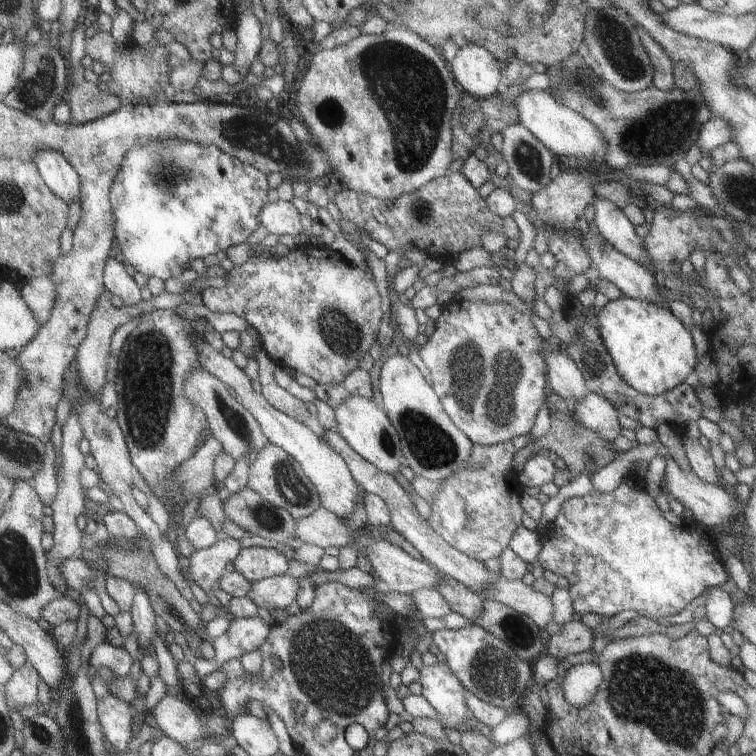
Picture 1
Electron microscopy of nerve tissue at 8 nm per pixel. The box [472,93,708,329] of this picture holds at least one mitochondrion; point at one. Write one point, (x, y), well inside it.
(650, 132)

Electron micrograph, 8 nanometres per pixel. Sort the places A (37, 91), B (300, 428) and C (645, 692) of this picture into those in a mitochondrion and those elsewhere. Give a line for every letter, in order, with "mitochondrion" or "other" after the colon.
A: mitochondrion
B: other
C: mitochondrion

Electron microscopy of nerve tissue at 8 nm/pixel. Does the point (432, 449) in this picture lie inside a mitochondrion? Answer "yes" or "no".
yes

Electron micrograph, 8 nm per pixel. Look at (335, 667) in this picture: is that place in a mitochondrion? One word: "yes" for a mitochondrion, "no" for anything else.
yes

